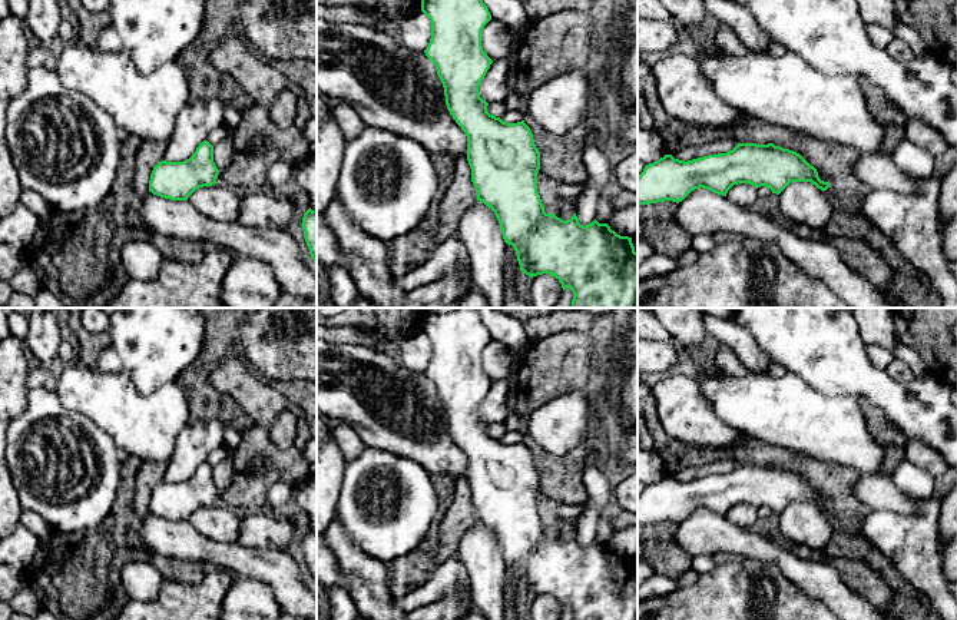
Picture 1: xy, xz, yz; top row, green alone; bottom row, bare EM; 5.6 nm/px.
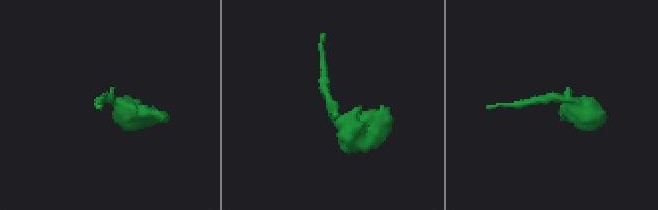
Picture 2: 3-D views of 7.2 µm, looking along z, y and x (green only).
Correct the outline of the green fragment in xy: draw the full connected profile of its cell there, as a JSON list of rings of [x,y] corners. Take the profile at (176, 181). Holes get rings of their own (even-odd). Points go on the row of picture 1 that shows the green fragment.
[[[203,140],[183,162],[159,162],[150,173],[149,192],[170,200],[188,200],[196,189],[215,185],[218,175],[213,146]]]

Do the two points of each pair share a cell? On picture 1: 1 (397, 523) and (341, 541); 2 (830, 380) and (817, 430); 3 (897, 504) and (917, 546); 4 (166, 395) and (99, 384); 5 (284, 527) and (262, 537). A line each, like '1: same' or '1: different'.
1: different
2: different
3: different
4: same
5: same

